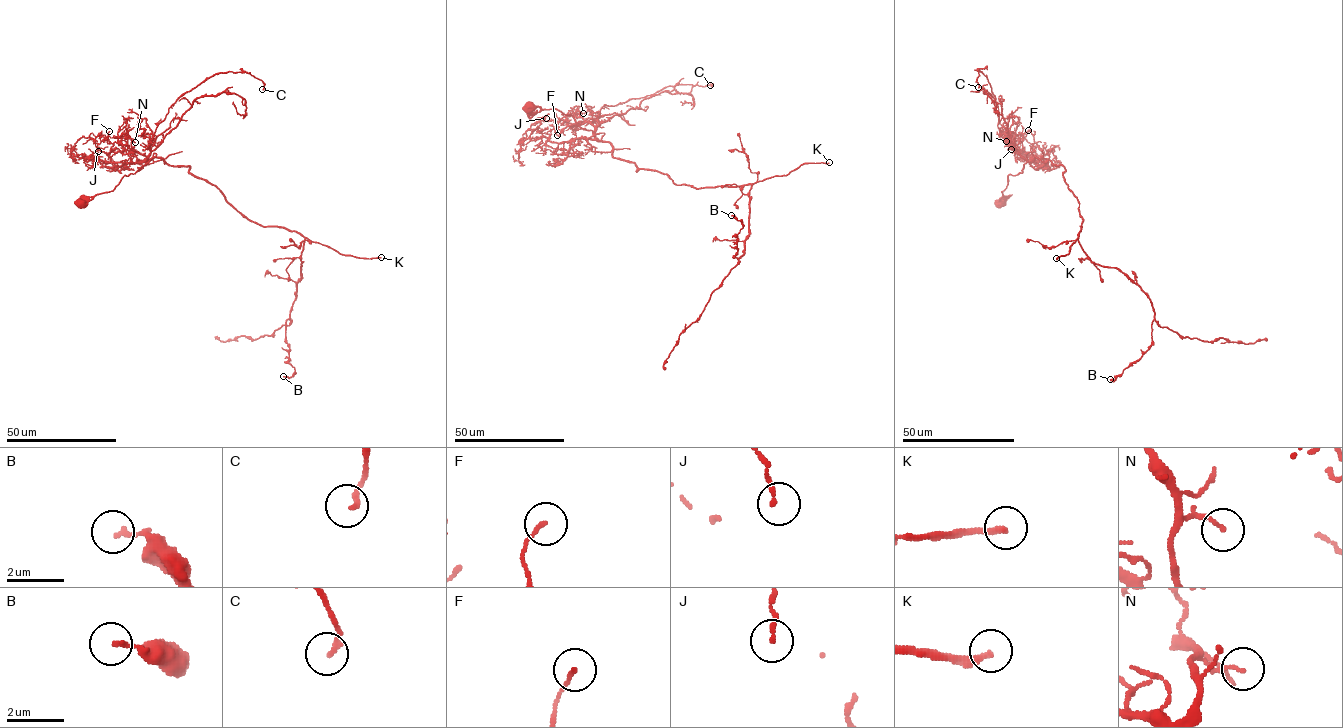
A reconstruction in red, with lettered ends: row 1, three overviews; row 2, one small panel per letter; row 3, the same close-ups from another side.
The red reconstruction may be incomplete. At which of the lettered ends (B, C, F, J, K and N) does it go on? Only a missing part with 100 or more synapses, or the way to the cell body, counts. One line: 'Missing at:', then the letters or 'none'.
Missing at: K

